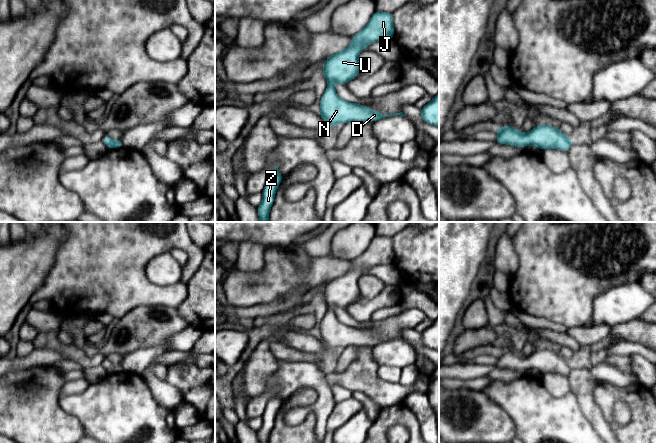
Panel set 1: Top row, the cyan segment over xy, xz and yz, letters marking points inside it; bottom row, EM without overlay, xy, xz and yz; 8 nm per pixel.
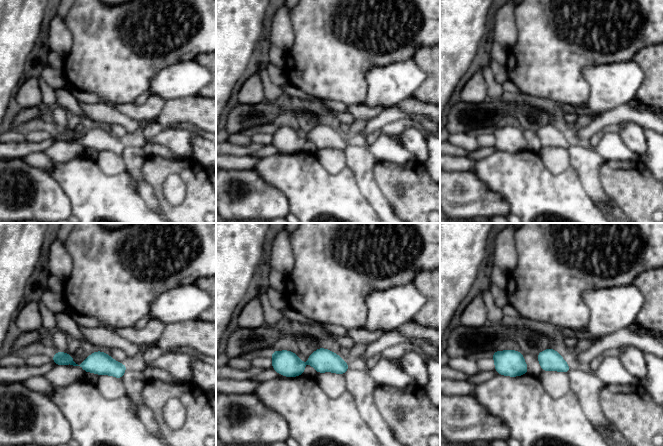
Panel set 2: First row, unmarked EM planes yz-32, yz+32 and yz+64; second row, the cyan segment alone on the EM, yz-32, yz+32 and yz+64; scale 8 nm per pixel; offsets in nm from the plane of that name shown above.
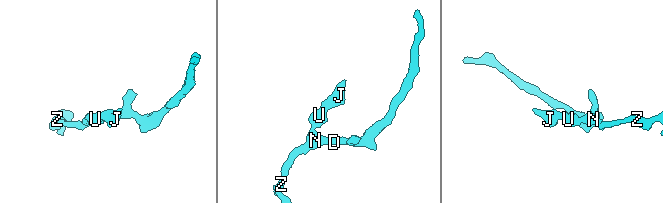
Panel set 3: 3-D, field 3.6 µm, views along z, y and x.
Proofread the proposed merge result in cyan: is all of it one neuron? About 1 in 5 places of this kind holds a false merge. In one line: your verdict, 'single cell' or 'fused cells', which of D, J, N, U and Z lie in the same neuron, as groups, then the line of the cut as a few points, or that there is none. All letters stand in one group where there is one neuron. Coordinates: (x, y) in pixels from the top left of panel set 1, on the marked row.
single cell; groups D J N U Z; cut none

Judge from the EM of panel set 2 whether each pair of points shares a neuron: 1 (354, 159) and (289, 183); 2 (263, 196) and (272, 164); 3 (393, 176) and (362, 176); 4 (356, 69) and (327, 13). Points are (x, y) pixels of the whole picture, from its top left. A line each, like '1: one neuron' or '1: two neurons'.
1: two neurons
2: two neurons
3: two neurons
4: one neuron

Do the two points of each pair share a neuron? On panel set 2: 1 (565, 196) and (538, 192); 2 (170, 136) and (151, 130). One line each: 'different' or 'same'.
1: same
2: different

